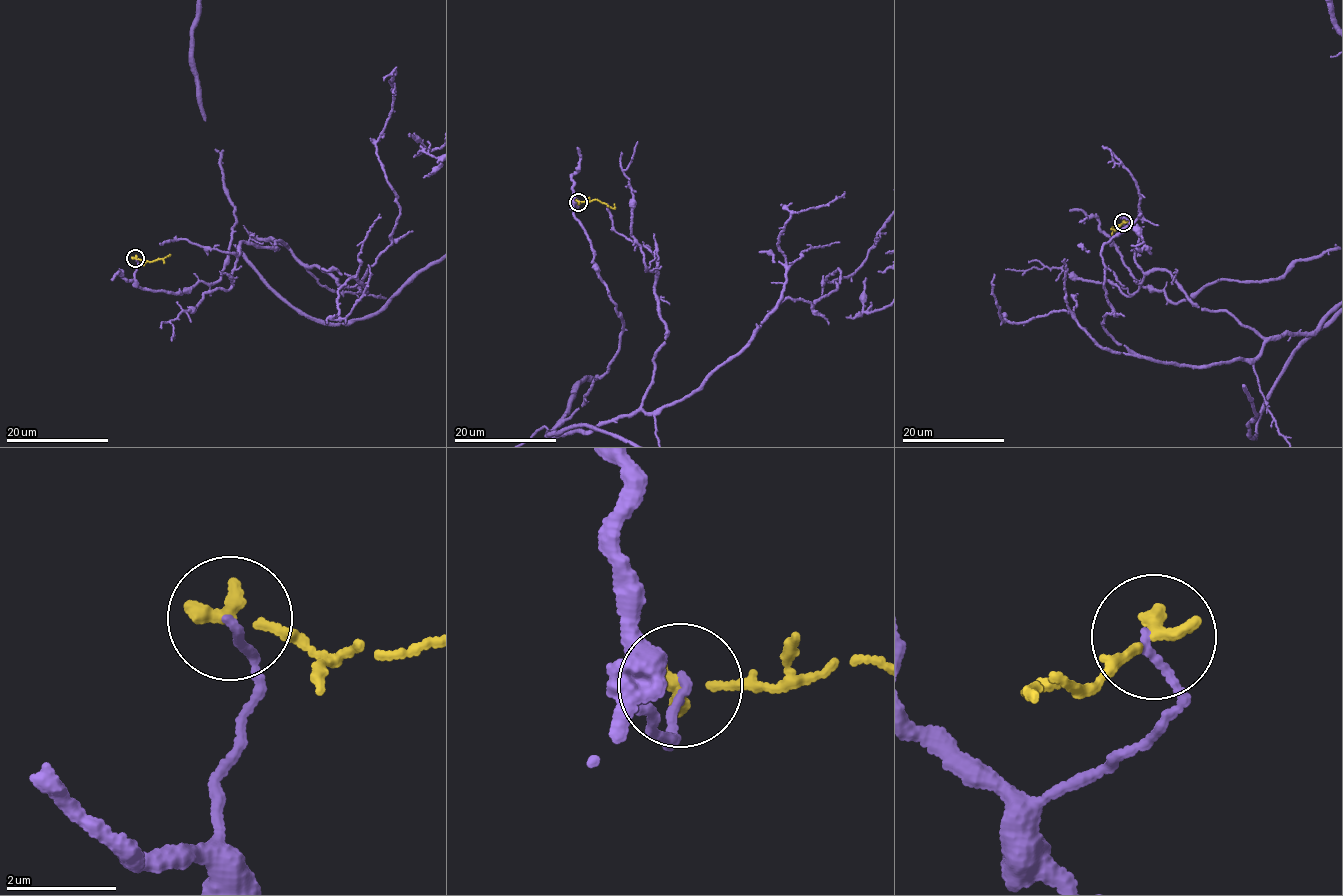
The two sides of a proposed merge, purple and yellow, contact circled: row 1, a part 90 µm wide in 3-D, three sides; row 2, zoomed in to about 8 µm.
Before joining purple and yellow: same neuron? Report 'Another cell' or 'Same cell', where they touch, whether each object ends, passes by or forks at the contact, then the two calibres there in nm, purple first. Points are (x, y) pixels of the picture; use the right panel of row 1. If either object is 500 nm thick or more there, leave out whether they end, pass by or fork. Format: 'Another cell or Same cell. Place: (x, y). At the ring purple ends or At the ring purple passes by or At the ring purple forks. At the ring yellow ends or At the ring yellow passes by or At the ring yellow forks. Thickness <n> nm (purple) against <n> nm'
Another cell. Place: (1123, 222). At the ring purple ends. At the ring yellow ends. Thickness 130 nm (purple) against 320 nm

